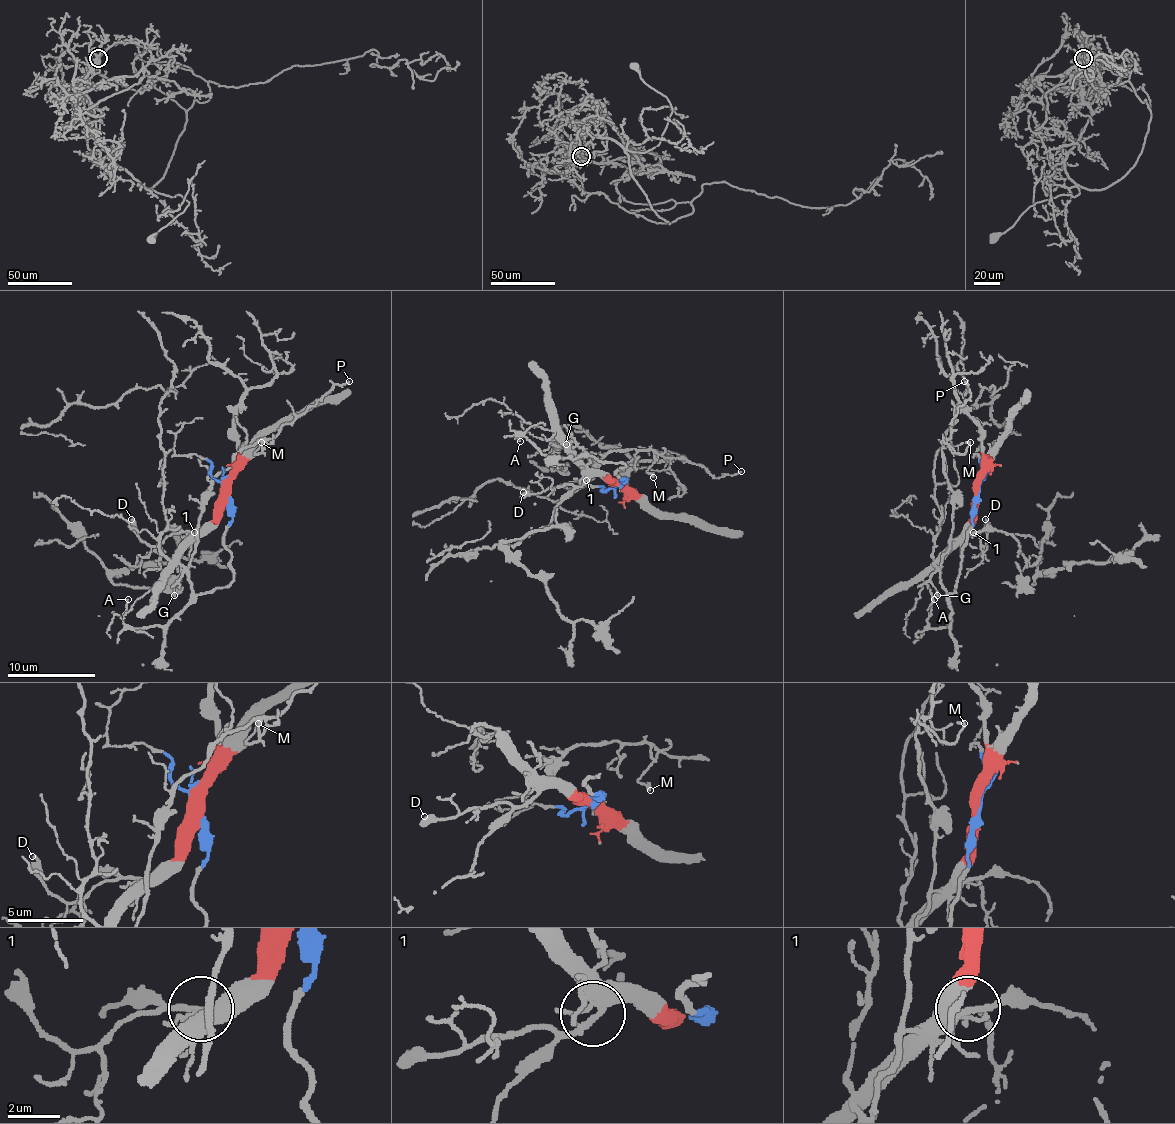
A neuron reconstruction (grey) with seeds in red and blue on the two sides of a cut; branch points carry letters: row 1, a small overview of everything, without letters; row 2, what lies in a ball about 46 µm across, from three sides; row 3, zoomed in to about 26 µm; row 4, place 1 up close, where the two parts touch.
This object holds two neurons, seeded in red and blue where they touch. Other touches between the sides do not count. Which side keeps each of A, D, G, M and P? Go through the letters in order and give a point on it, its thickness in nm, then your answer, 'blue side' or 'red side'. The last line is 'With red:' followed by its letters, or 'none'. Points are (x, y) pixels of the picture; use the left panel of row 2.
A: place (128, 599); calibre 120 nm; blue side
D: place (131, 519); calibre 360 nm; red side
G: place (174, 595); calibre 140 nm; blue side
M: place (261, 442); calibre 140 nm; blue side
P: place (349, 381); calibre 120 nm; blue side
With red: D

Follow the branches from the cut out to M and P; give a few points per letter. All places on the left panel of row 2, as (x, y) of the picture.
M: (225, 490), (233, 578), (196, 593), (187, 565), (203, 495), (238, 453), (255, 444), (262, 451), (262, 442)
P: (225, 490), (233, 578), (196, 593), (187, 565), (211, 481), (244, 448), (273, 438), (350, 381)

